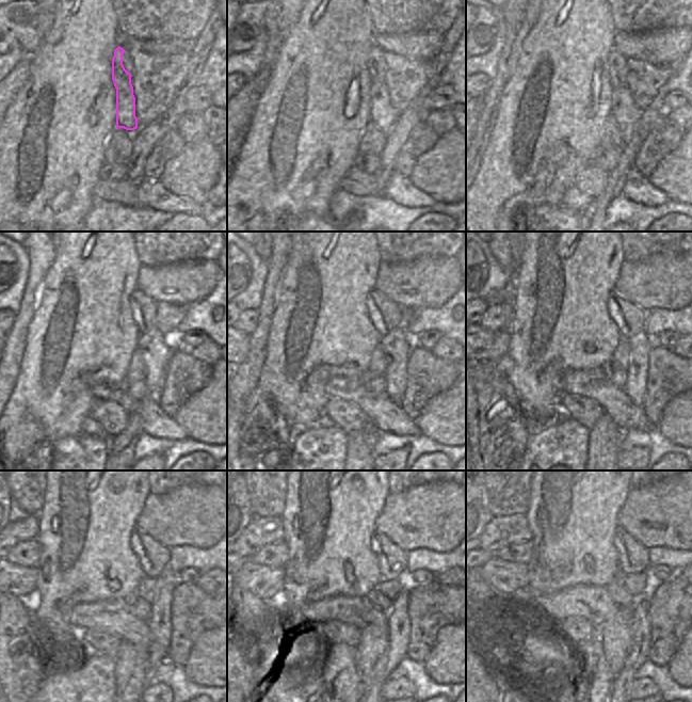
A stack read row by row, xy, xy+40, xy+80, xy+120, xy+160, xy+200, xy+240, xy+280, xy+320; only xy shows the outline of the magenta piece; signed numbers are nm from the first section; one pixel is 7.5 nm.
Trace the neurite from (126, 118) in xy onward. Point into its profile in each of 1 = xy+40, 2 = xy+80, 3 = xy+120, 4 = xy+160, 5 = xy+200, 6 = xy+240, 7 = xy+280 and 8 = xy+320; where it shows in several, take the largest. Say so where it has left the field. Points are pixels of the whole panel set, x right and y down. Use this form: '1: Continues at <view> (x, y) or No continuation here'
1: Continues at xy+40 (383, 115)
2: Continues at xy+80 (626, 113)
3: Continues at xy+120 (156, 348)
4: Continues at xy+160 (397, 344)
5: Continues at xy+200 (641, 344)
6: Continues at xy+240 (159, 624)
7: Continues at xy+280 (398, 620)
8: Continues at xy+320 (638, 655).

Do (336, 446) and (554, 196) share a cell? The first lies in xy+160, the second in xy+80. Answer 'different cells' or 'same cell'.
different cells

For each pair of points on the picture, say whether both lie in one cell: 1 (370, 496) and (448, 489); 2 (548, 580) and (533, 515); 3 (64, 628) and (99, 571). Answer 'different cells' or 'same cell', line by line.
1: different cells
2: same cell
3: same cell

